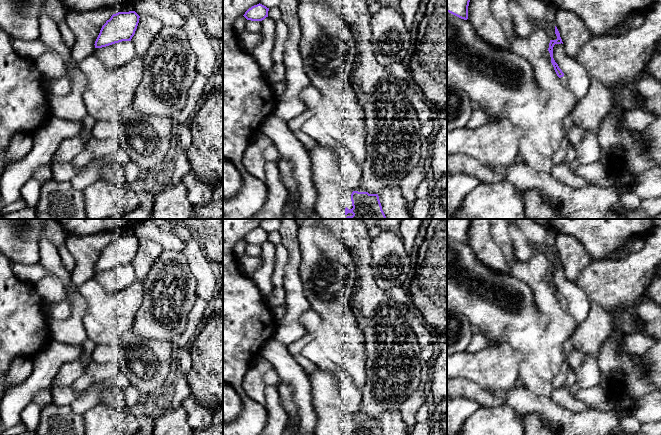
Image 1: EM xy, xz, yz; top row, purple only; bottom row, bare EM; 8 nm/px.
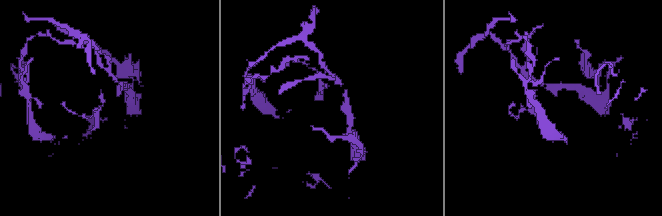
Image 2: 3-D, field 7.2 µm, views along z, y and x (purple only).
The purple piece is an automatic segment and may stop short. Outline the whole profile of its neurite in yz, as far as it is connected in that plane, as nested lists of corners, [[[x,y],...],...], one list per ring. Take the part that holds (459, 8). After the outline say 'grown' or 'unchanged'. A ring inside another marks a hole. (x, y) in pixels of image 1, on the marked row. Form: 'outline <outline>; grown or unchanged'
outline [[[447,0],[447,12],[467,20],[469,2],[470,0]]]; unchanged

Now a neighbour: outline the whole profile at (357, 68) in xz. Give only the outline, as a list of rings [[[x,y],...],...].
[[[316,0],[338,13],[348,24],[356,42],[357,57],[350,74],[350,84],[363,109],[366,125],[366,155],[361,164],[362,187],[370,194],[378,194],[388,186],[400,182],[421,161],[422,123],[409,99],[406,80],[389,73],[379,64],[370,42],[371,12],[365,0]]]

